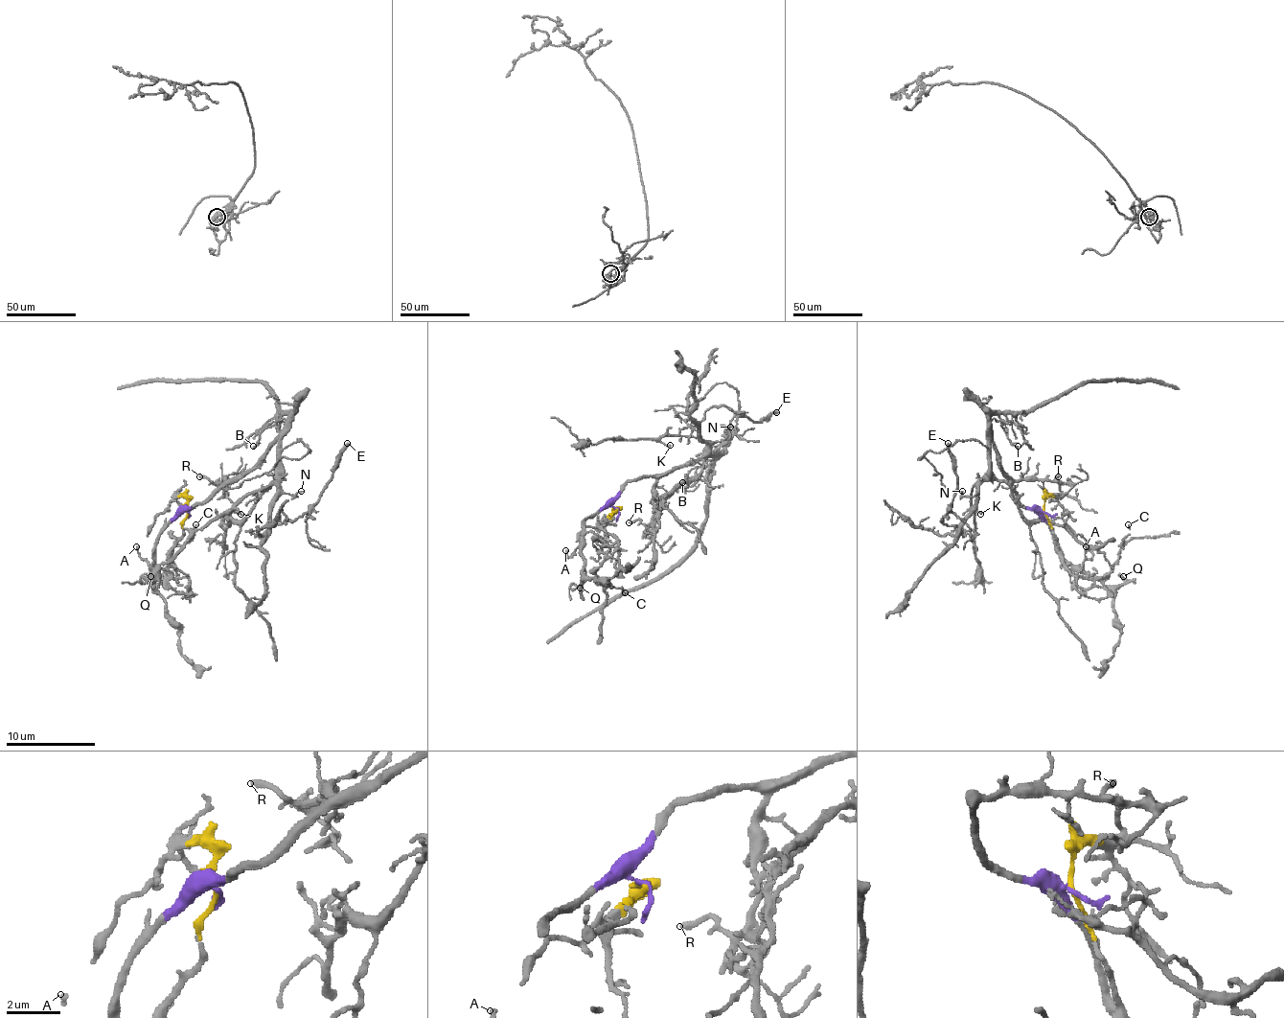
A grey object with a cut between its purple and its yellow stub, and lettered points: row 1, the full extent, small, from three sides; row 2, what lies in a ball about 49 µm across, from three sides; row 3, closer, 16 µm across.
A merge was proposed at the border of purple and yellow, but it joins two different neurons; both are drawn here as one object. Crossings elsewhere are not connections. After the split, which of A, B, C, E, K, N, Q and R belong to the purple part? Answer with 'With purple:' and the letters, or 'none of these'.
With purple: A, B, E, K, N, Q, R

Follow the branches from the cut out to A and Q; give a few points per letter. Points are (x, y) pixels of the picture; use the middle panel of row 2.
A: (616, 507), (603, 507), (589, 516), (585, 520), (579, 545), (569, 556), (565, 549)
Q: (616, 507), (603, 507), (585, 520), (581, 584), (569, 588), (581, 588)

